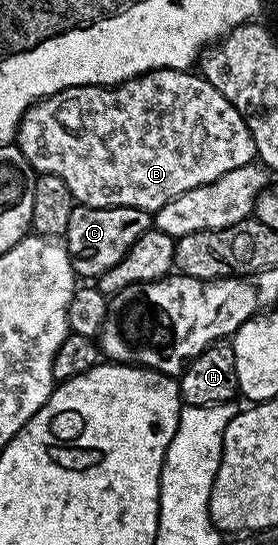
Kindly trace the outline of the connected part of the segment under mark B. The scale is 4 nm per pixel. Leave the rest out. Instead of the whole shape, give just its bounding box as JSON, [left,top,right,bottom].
[16,67,256,213]

